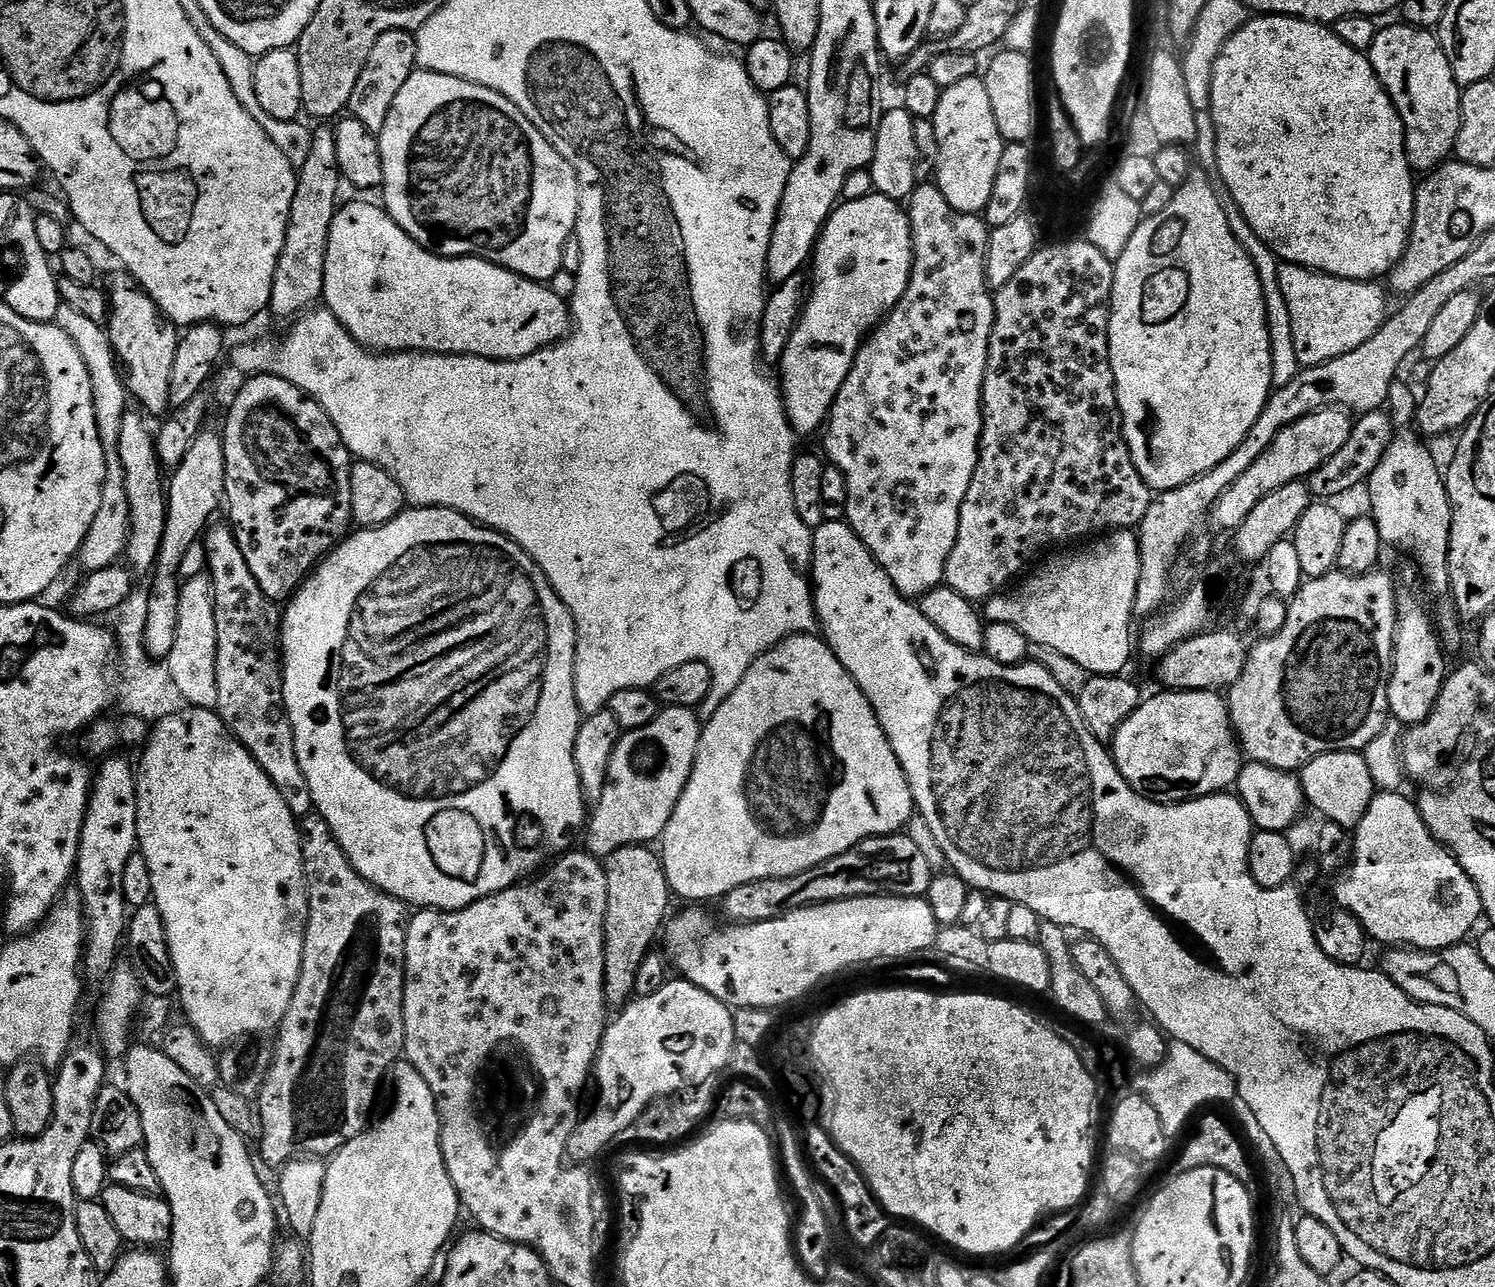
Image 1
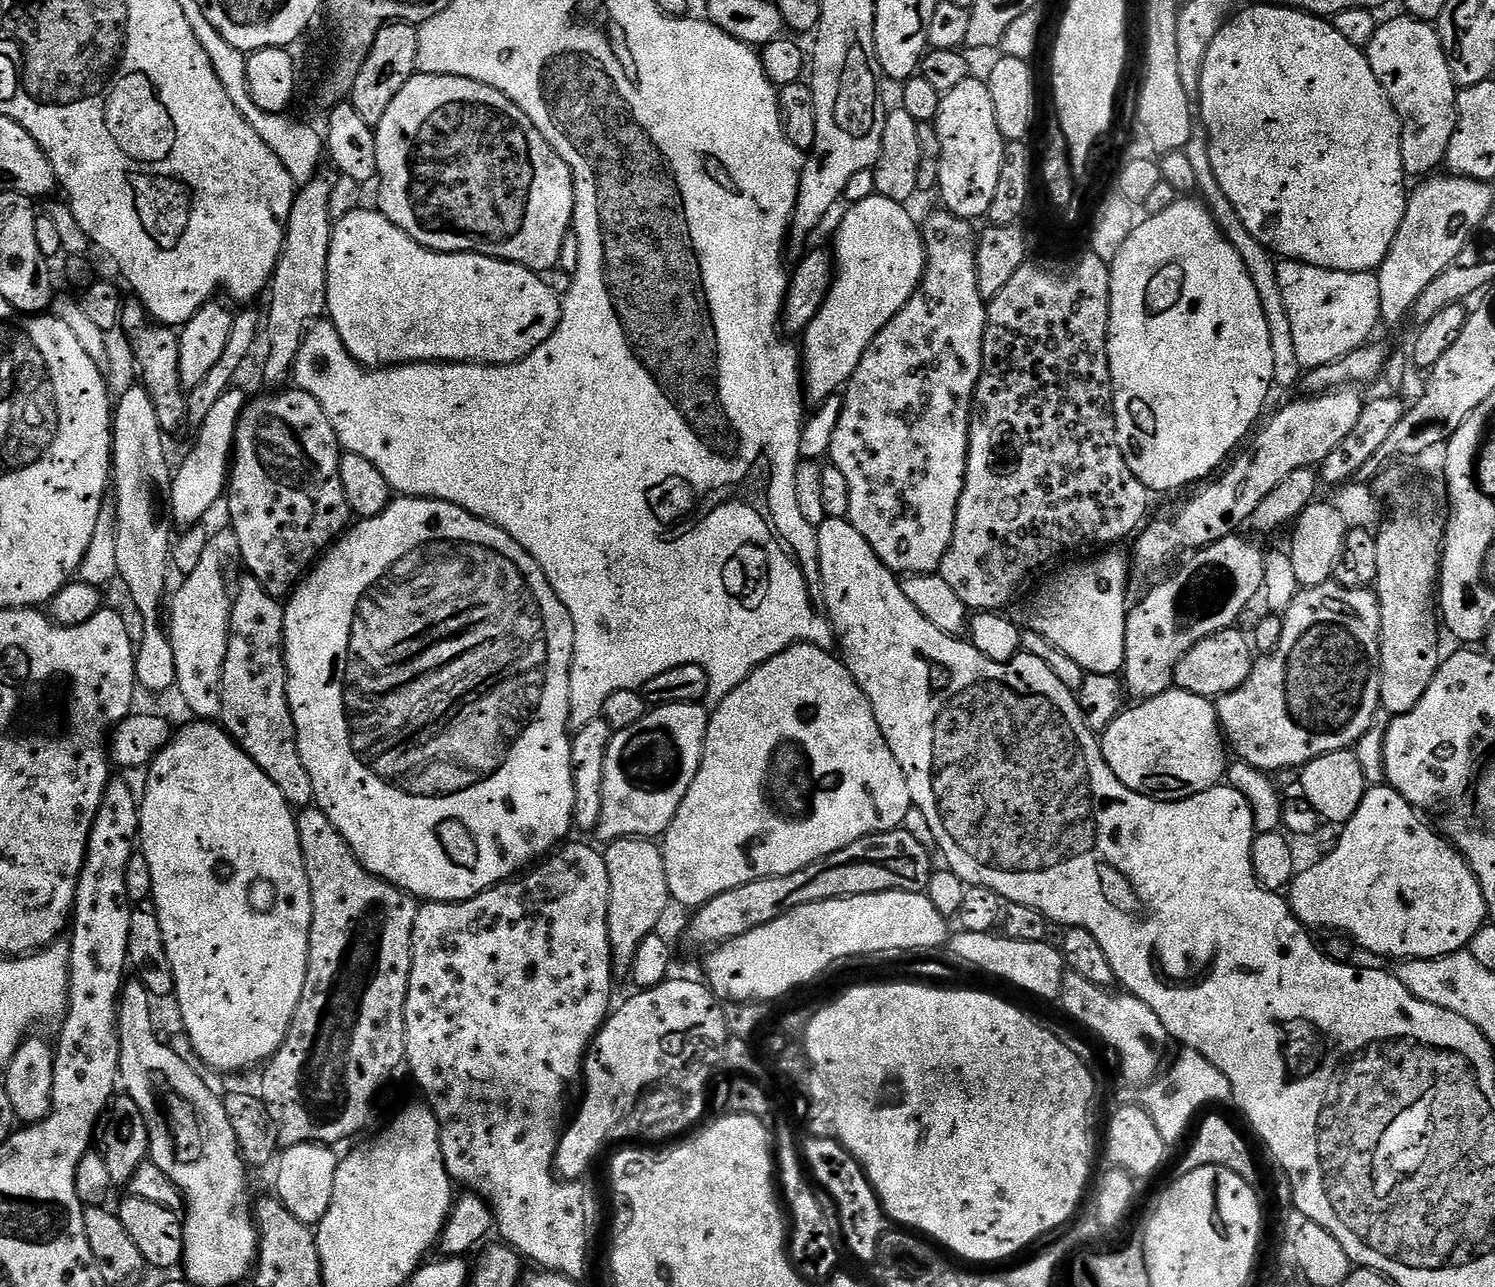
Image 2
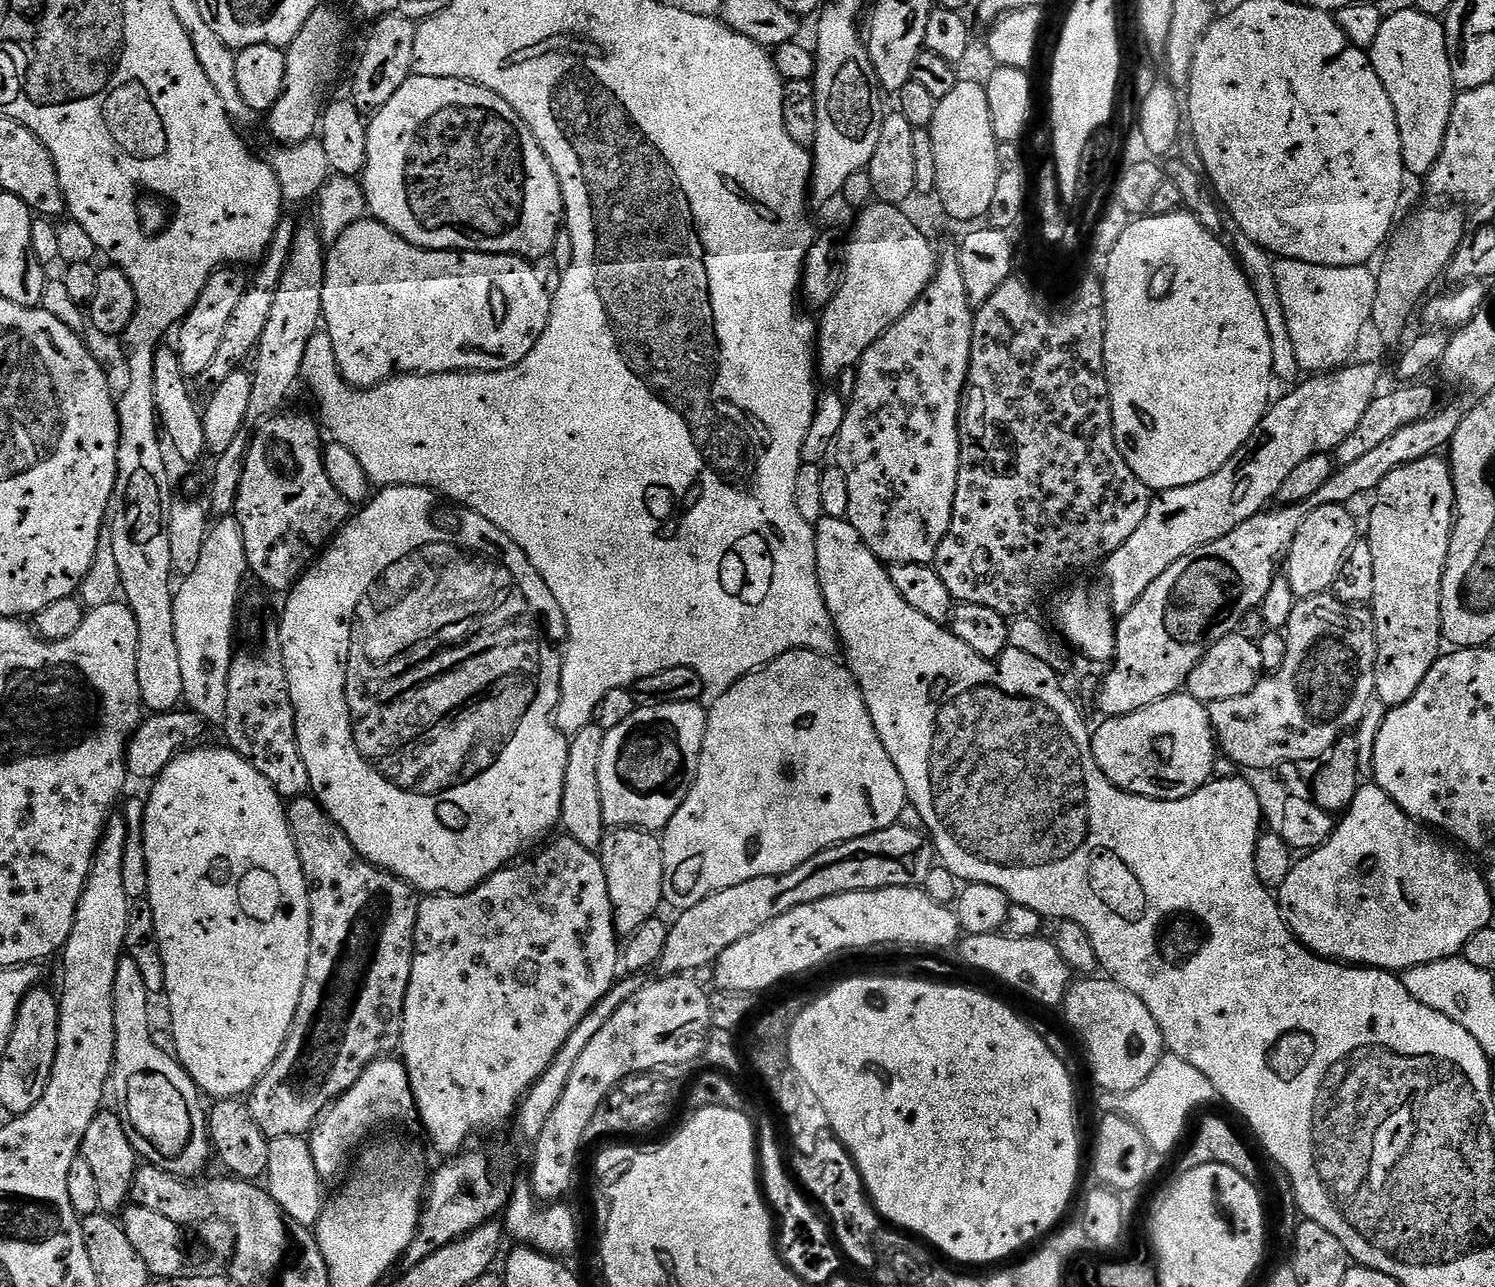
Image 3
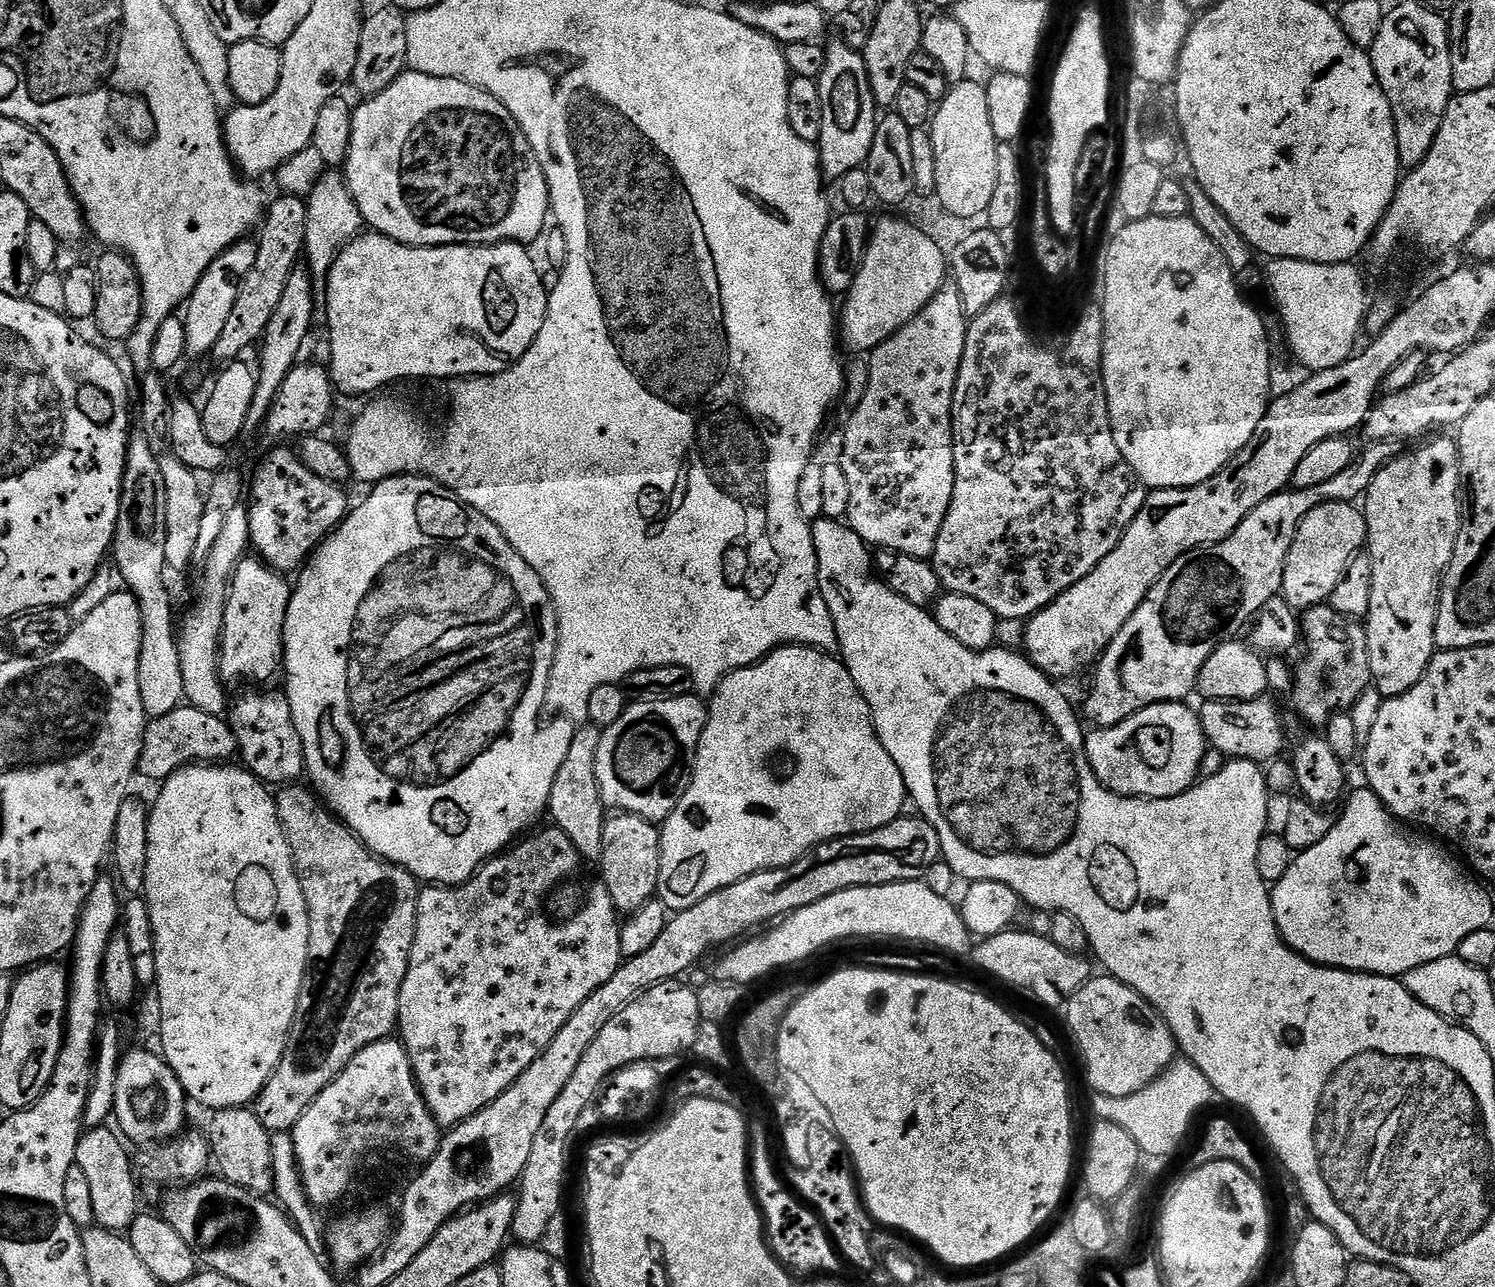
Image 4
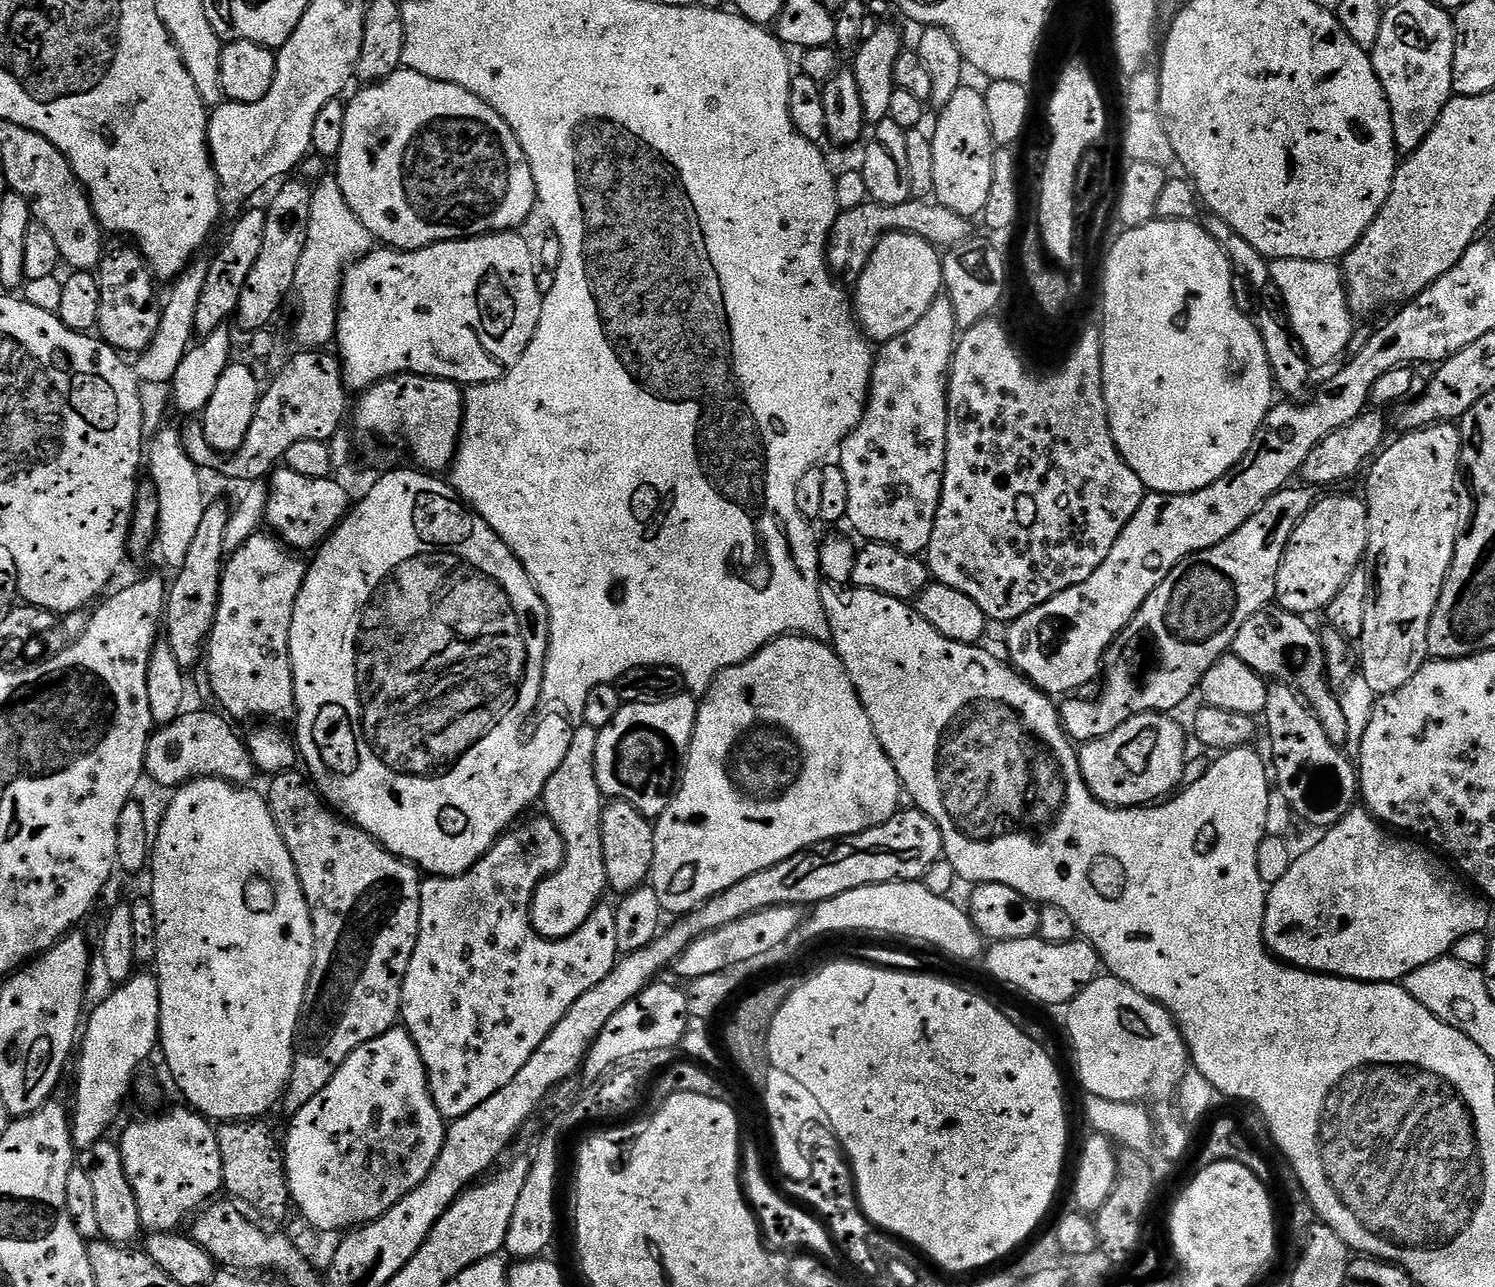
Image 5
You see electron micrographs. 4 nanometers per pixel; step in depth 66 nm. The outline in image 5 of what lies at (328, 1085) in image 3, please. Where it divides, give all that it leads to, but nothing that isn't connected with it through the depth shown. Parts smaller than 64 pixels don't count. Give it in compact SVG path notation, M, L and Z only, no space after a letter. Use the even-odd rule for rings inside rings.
M293 770L291 772L278 772L271 777L272 785L266 791L268 809L286 842L286 850L290 850L290 858L294 862L294 870L298 874L298 882L304 891L304 897L308 899L308 909L312 911L312 929L314 930L314 958L312 960L312 973L308 979L308 989L304 995L303 1019L301 1019L299 1028L296 1029L296 1057L292 1063L292 1073L288 1079L288 1087L284 1090L282 1097L282 1108L288 1111L288 1114L294 1114L314 1098L334 1078L338 1066L350 1058L350 1054L358 1046L386 1034L391 1028L397 1027L400 1020L400 1003L402 1002L402 982L406 970L410 966L410 958L414 954L414 946L418 942L418 930L420 929L420 882L421 873L415 864L410 864L406 860L401 860L399 856L388 852L374 839L366 830L362 830L356 824L345 820L343 816L332 811L324 803L319 792L310 783L309 777L303 771Z

